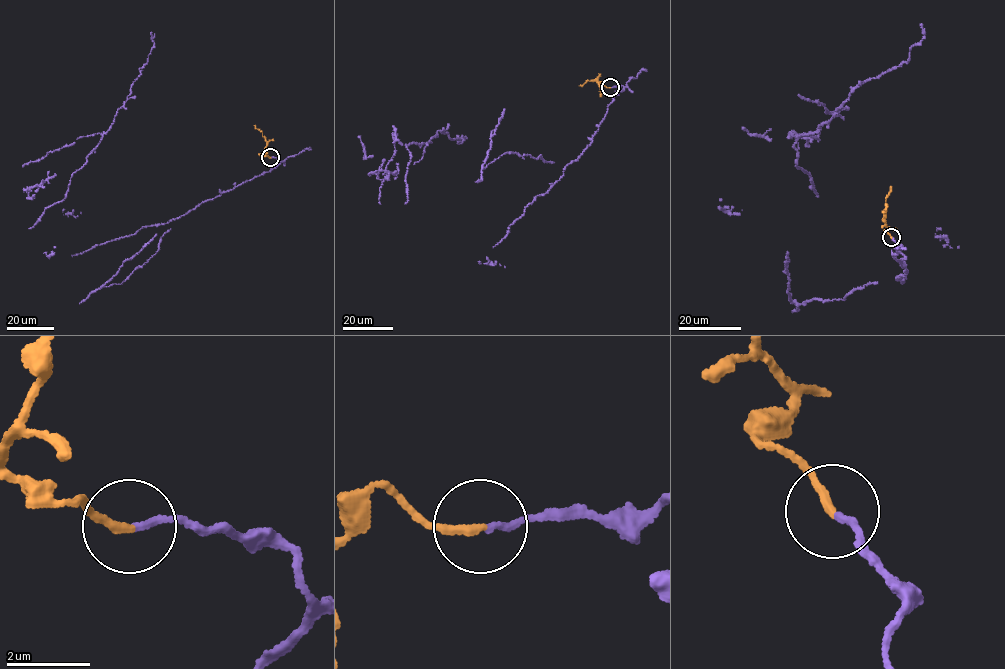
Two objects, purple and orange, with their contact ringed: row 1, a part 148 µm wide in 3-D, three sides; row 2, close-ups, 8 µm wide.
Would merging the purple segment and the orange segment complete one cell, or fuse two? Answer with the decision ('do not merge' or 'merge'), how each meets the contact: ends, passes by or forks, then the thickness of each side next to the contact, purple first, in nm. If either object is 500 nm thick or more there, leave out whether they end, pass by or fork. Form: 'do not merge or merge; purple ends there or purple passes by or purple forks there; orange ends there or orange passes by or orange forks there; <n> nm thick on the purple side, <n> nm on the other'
do not merge; purple ends there; orange ends there; 160 nm thick on the purple side, 200 nm on the other

